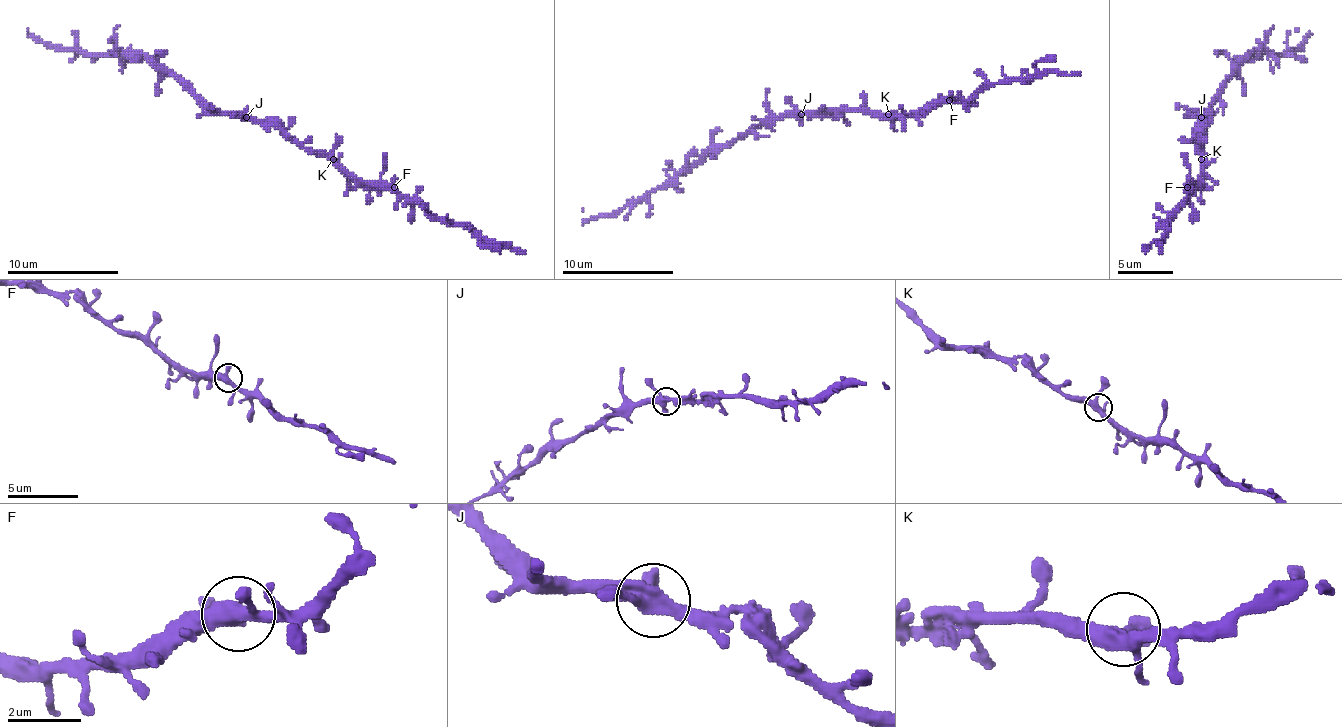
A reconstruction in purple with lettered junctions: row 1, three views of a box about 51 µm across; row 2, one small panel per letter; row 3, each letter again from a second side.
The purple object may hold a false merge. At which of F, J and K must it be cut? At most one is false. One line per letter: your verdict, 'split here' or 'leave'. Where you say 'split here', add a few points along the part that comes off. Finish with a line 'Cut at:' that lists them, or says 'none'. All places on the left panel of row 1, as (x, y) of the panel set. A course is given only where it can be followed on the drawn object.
F: leave
J: leave
K: leave
Cut at: none

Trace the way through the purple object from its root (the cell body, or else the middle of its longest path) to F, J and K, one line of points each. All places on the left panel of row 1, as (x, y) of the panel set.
F: (267, 126), (283, 128), (305, 148), (325, 151), (364, 181), (394, 187)
J: (267, 126), (253, 123), (247, 117)
K: (267, 126), (283, 128), (305, 148), (325, 151), (333, 159)

